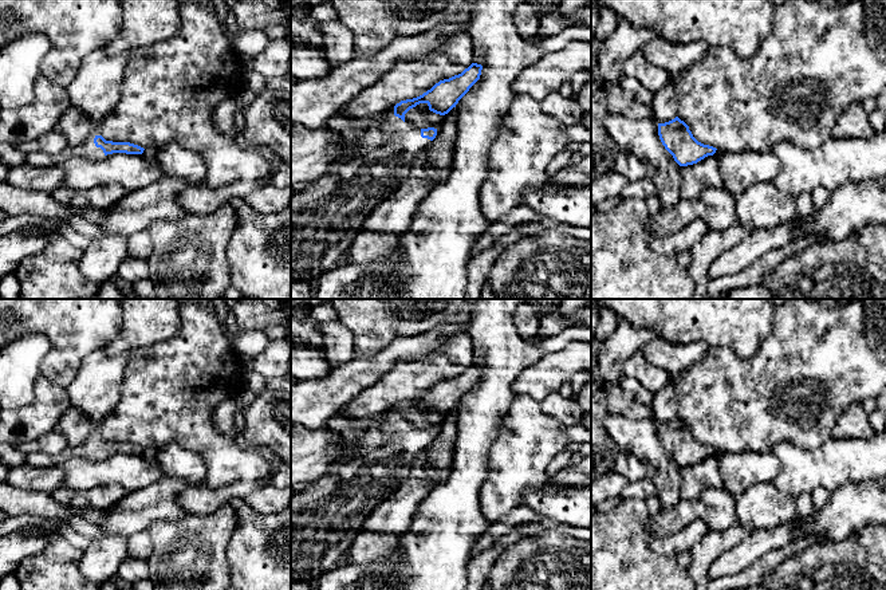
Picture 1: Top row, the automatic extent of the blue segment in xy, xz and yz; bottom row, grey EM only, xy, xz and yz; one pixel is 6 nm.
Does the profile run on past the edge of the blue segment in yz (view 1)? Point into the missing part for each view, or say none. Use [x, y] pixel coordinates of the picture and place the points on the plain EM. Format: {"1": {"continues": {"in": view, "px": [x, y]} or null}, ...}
{"1": {"continues": null}}

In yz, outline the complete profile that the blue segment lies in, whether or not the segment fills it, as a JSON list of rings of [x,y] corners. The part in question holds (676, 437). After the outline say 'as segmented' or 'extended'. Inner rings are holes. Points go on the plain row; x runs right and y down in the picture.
[[[678,417],[658,424],[658,436],[665,449],[673,456],[680,467],[697,464],[708,456],[716,453],[716,448],[698,442],[689,426]]]; as segmented

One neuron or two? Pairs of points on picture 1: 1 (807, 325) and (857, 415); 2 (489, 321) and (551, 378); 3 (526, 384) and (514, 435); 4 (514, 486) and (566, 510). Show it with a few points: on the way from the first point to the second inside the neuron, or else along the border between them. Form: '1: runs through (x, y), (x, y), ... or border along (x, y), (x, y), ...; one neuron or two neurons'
1: border along (861, 402), (851, 404), (841, 415), (833, 431); two neurons
2: border along (546, 353), (528, 365), (512, 385); two neurons
3: border along (516, 393), (524, 393), (539, 402); two neurons
4: border along (550, 478), (542, 487), (528, 488), (520, 503); two neurons

